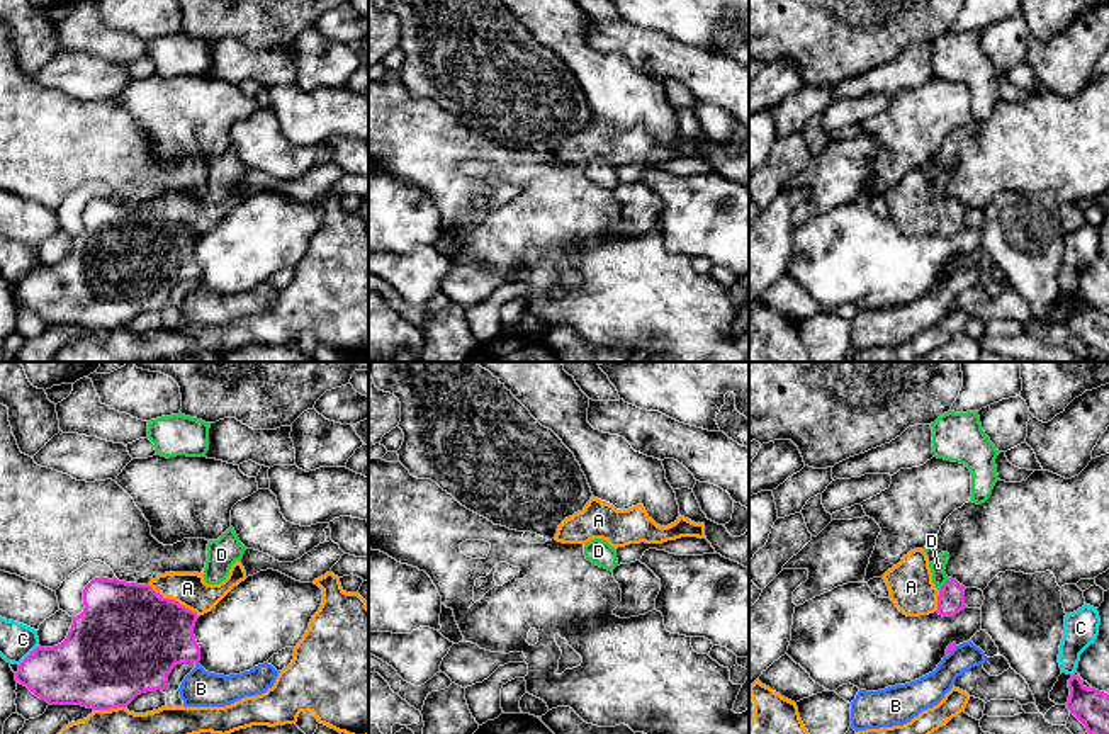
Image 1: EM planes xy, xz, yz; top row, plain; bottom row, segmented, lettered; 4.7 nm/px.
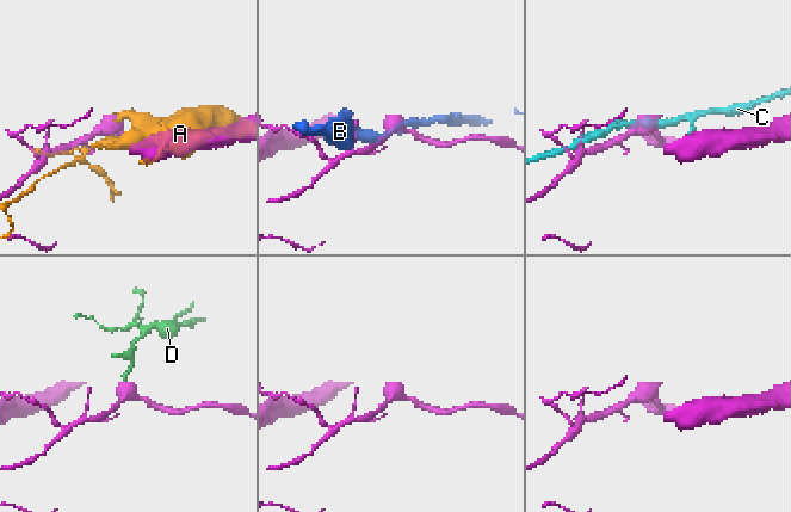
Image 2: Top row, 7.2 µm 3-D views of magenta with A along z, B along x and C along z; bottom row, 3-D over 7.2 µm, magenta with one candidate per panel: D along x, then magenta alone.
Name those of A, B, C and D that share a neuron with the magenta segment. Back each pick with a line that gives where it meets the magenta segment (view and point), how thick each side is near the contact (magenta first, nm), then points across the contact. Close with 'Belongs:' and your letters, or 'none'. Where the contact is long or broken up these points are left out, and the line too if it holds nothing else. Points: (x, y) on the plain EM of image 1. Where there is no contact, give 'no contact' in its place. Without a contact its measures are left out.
D: contact yz (943, 204); calibres 130 and 70 nm; way yz (951, 214), (943, 204), (938, 186)
Belongs: D

